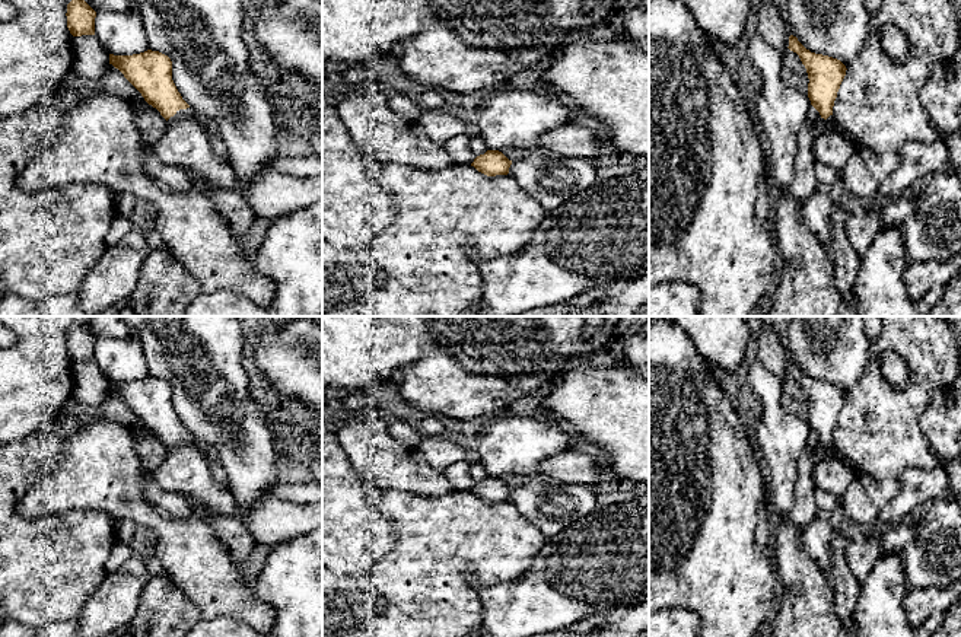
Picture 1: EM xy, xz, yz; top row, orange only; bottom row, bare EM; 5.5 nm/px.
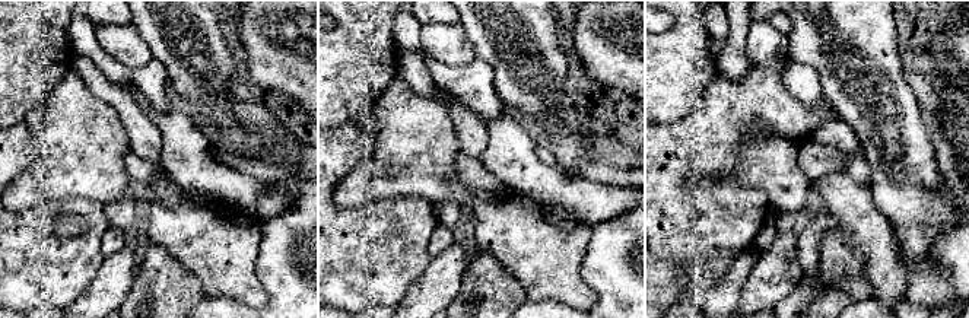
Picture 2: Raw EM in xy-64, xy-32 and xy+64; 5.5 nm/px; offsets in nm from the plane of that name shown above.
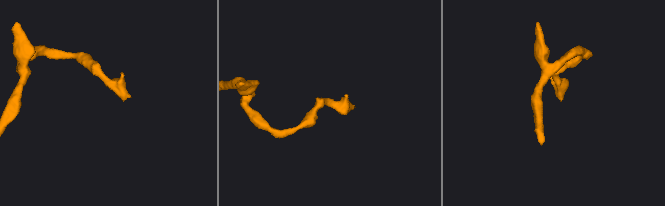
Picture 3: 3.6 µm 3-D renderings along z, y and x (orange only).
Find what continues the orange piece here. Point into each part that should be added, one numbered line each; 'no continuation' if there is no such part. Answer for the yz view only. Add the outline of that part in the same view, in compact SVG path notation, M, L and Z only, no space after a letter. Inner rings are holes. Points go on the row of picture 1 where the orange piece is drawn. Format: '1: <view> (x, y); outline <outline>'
1: yz (836, 127); outline M830 115L827 118L827 122L831 125L834 133L840 134L843 138L846 138L849 143L852 143L855 149L857 149L857 146L853 141L852 136L834 120L833 115Z

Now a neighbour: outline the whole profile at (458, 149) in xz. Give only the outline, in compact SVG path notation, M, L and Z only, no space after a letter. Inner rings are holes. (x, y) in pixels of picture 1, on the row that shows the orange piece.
M472 131L459 134L442 144L452 163L471 165L474 162L477 156L470 149L471 136Z

